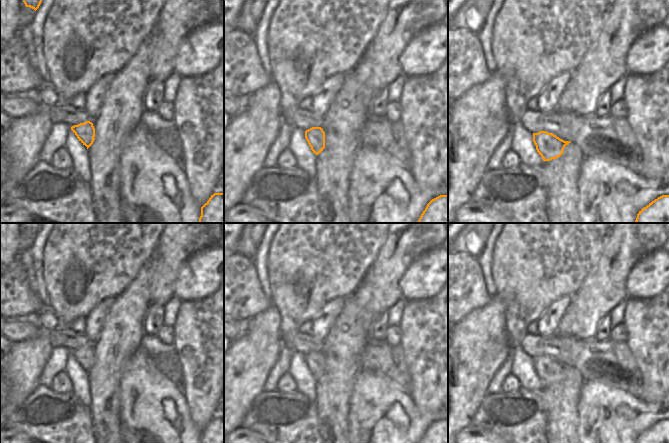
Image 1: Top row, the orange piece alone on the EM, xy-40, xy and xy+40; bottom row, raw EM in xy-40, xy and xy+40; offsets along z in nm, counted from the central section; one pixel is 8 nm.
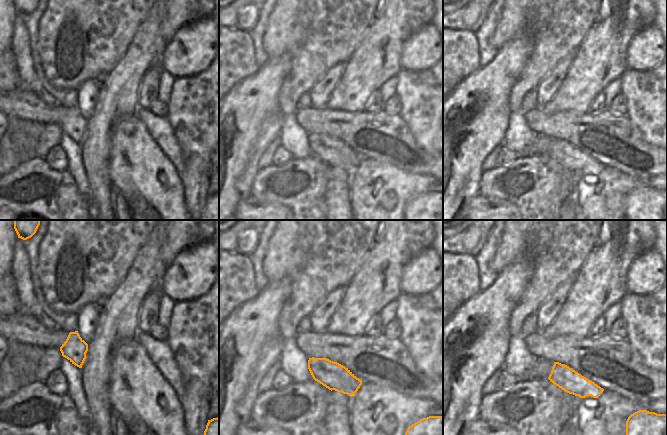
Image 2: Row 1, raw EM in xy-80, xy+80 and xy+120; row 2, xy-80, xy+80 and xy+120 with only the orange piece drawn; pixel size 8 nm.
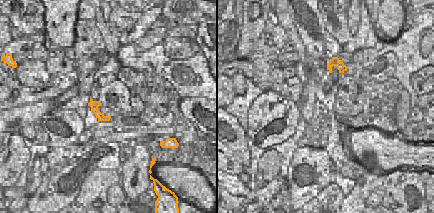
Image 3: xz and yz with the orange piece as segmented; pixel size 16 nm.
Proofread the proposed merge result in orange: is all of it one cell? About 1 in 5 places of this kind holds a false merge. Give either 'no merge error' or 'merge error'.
merge error

